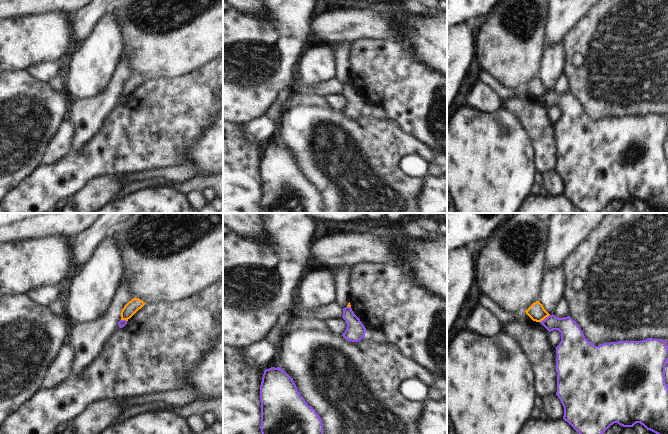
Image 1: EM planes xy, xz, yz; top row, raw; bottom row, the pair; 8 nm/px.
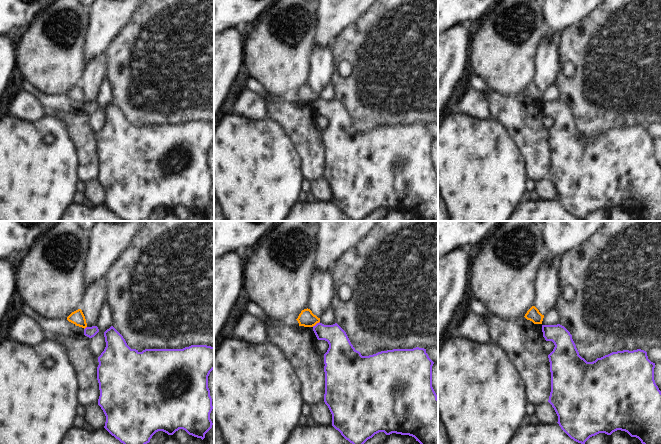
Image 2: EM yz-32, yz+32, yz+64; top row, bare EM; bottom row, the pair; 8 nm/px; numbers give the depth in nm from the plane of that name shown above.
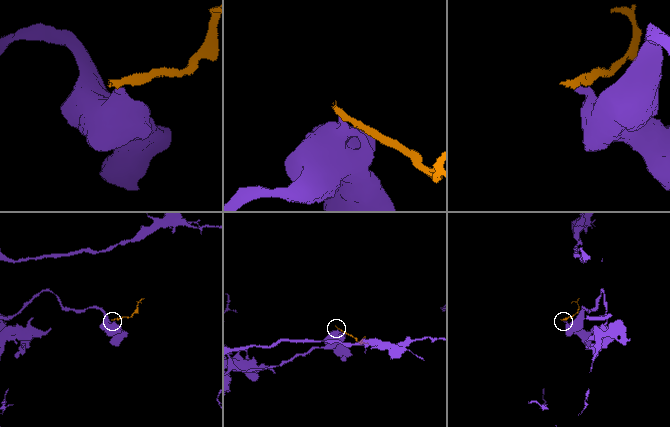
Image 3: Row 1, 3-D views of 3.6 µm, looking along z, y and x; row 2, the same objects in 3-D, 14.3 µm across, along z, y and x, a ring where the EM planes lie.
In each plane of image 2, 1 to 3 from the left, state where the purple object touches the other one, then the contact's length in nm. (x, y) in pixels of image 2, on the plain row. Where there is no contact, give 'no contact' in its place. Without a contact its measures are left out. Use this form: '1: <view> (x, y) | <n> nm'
1: yz-32 (85, 103) | 40 nm
2: yz+32 (315, 100) | 80 nm
3: no contact

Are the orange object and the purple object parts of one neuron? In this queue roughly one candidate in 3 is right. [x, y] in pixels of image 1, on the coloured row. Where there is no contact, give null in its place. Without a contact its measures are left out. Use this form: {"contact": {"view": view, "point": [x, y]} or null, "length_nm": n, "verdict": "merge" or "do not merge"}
{"contact": {"view": "yz", "point": [544, 318]}, "length_nm": 100, "verdict": "do not merge"}

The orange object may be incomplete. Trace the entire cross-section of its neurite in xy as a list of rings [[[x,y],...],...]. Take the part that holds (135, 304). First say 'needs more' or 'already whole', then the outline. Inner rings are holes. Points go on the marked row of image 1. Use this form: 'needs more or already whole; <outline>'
already whole; [[[133,298],[129,301],[121,311],[121,320],[128,321],[139,309],[141,309],[146,303],[138,298]]]

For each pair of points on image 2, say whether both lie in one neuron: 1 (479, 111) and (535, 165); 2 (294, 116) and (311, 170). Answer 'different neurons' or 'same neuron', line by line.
1: different neurons
2: same neuron

